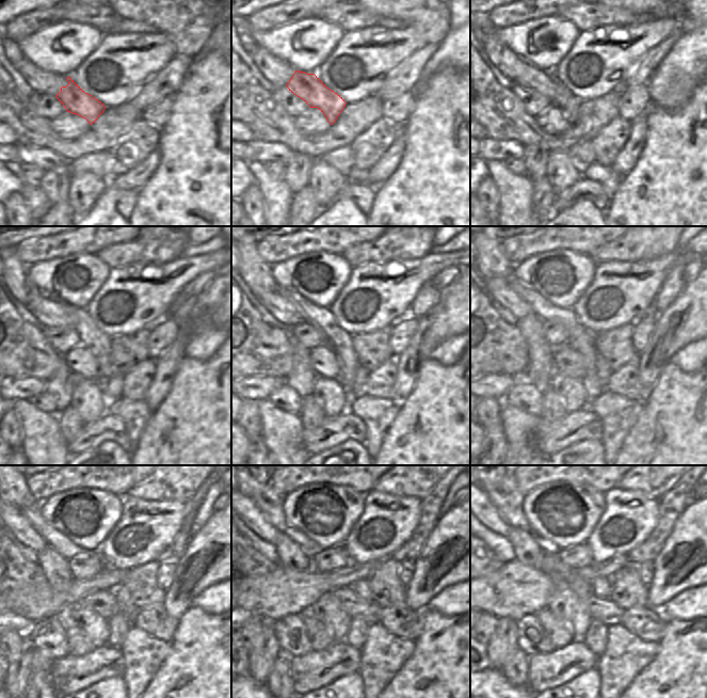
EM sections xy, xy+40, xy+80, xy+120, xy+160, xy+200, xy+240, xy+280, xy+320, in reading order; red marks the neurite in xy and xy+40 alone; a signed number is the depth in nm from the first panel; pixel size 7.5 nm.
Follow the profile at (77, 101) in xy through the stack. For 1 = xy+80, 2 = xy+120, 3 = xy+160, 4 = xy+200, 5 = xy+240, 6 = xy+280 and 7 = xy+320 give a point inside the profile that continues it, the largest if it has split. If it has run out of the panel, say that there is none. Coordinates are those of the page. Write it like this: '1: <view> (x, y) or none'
1: xy+80 (532, 78)
2: xy+120 (51, 314)
3: xy+160 (287, 312)
4: xy+200 (499, 287)
5: xy+240 (15, 520)
6: xy+280 (253, 517)
7: xy+320 (492, 518)

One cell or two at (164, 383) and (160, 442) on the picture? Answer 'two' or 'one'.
two

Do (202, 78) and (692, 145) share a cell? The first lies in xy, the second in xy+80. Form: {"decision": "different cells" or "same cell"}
{"decision": "same cell"}

